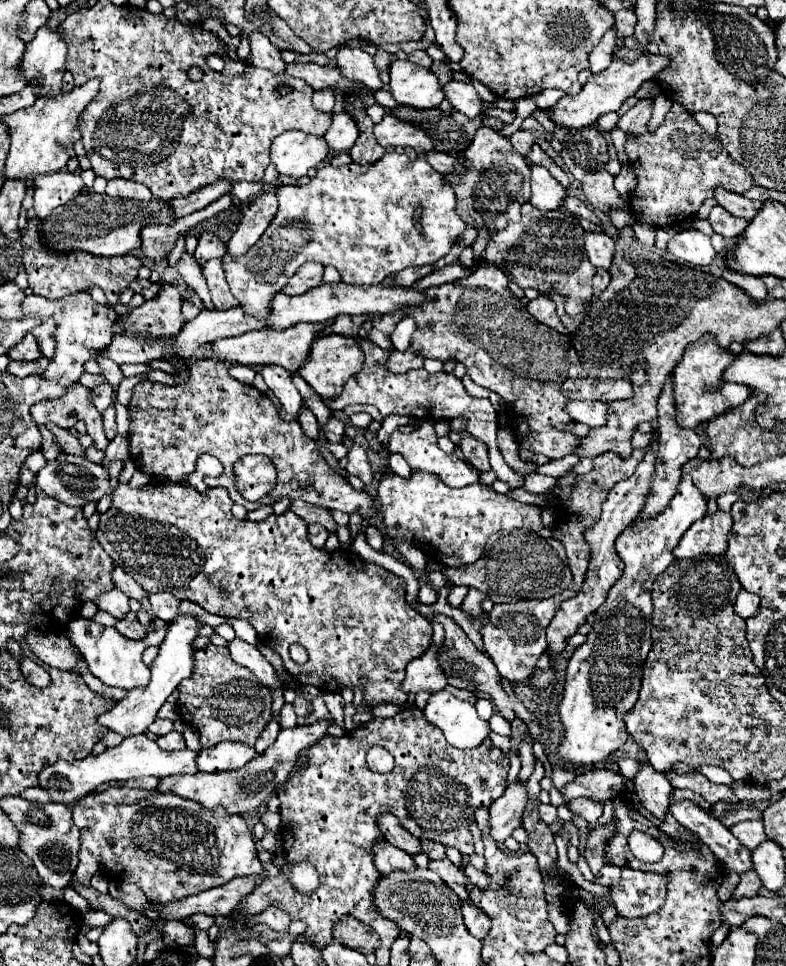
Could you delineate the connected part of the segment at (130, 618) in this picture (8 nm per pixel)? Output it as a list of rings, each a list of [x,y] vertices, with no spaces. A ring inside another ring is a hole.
[[[129,611],[127,616],[119,620],[119,624],[115,626],[123,636],[131,638],[131,640],[143,640],[147,634],[145,630],[141,628],[139,620],[137,620],[137,614],[133,611]]]

